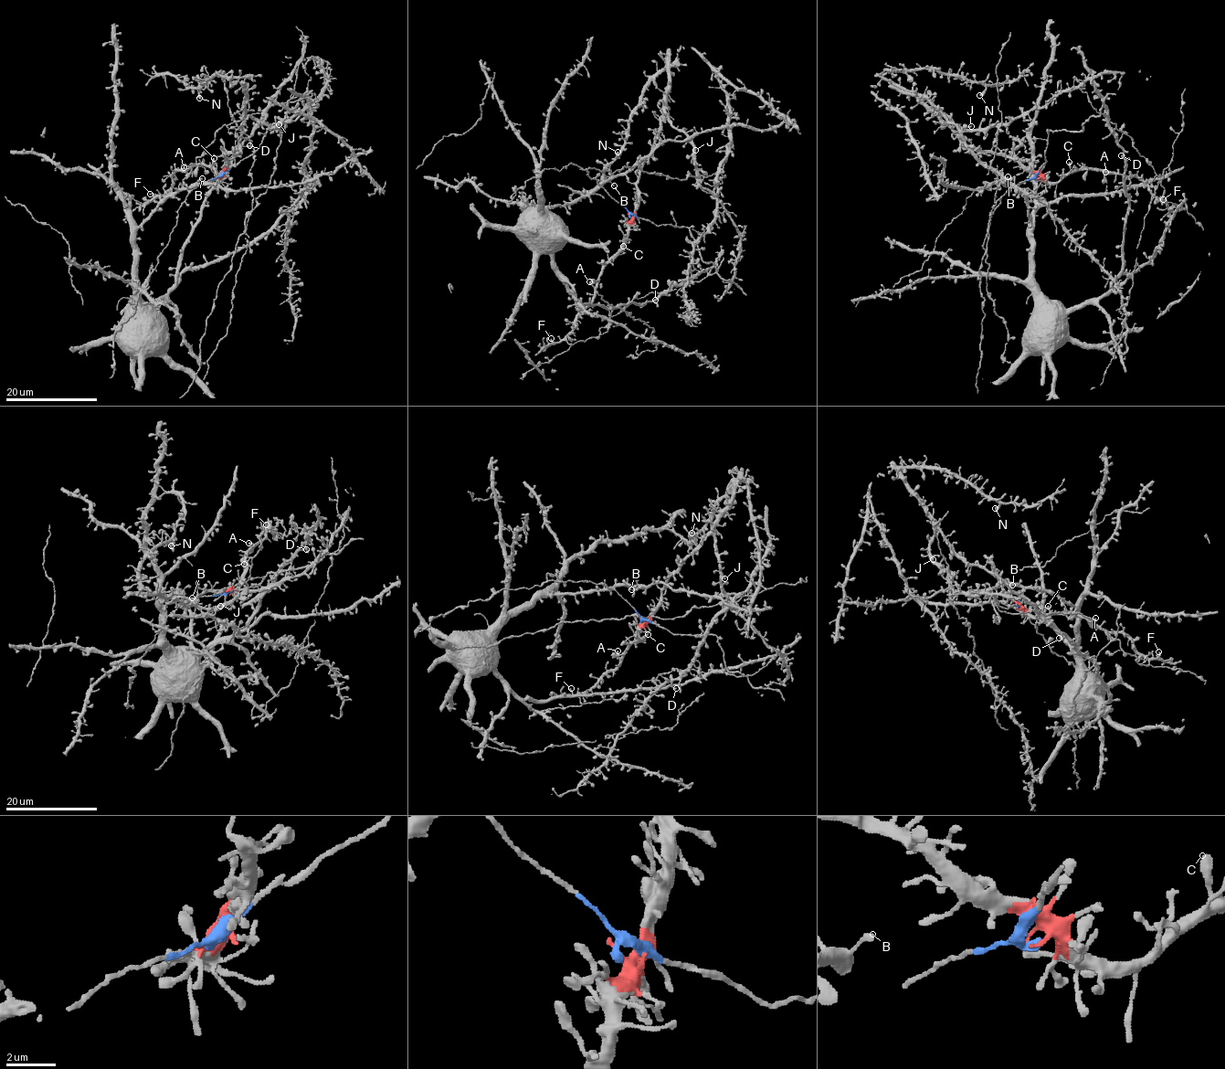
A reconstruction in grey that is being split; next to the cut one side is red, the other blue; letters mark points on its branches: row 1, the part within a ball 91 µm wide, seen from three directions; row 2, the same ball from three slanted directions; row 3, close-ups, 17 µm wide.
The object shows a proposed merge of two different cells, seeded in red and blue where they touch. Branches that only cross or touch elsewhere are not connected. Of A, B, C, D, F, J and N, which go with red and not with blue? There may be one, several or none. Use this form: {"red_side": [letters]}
{"red_side": ["A", "C", "F", "J", "N"]}

